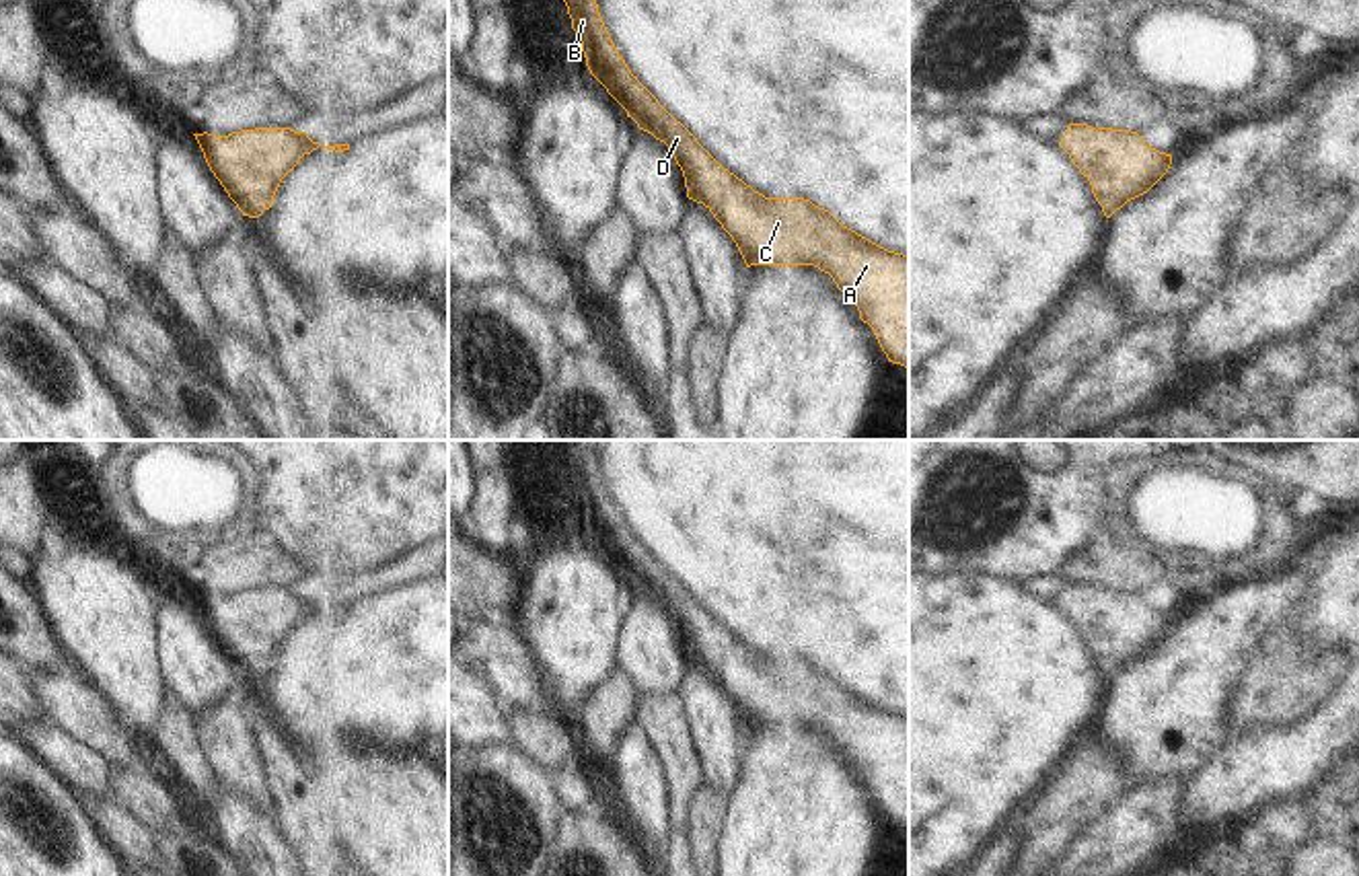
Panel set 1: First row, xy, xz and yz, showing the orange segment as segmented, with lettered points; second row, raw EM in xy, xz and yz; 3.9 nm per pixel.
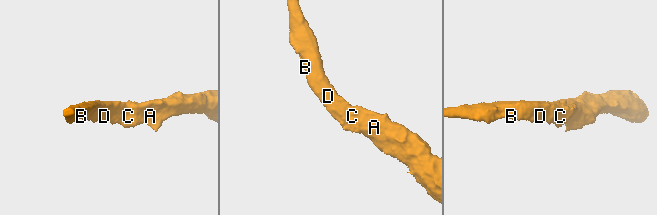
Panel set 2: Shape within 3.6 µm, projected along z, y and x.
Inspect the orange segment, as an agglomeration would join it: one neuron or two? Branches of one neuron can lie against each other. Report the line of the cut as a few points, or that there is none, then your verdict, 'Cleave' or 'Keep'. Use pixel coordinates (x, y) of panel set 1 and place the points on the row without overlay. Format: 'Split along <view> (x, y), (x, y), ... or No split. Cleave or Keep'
No split. Keep.

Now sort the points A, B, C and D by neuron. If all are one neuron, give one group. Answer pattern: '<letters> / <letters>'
A B C D

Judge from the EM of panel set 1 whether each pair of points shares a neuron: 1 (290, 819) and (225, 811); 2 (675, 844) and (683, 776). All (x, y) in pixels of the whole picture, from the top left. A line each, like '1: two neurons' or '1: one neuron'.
1: two neurons
2: two neurons

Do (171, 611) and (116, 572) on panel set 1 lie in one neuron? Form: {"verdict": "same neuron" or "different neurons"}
{"verdict": "different neurons"}

